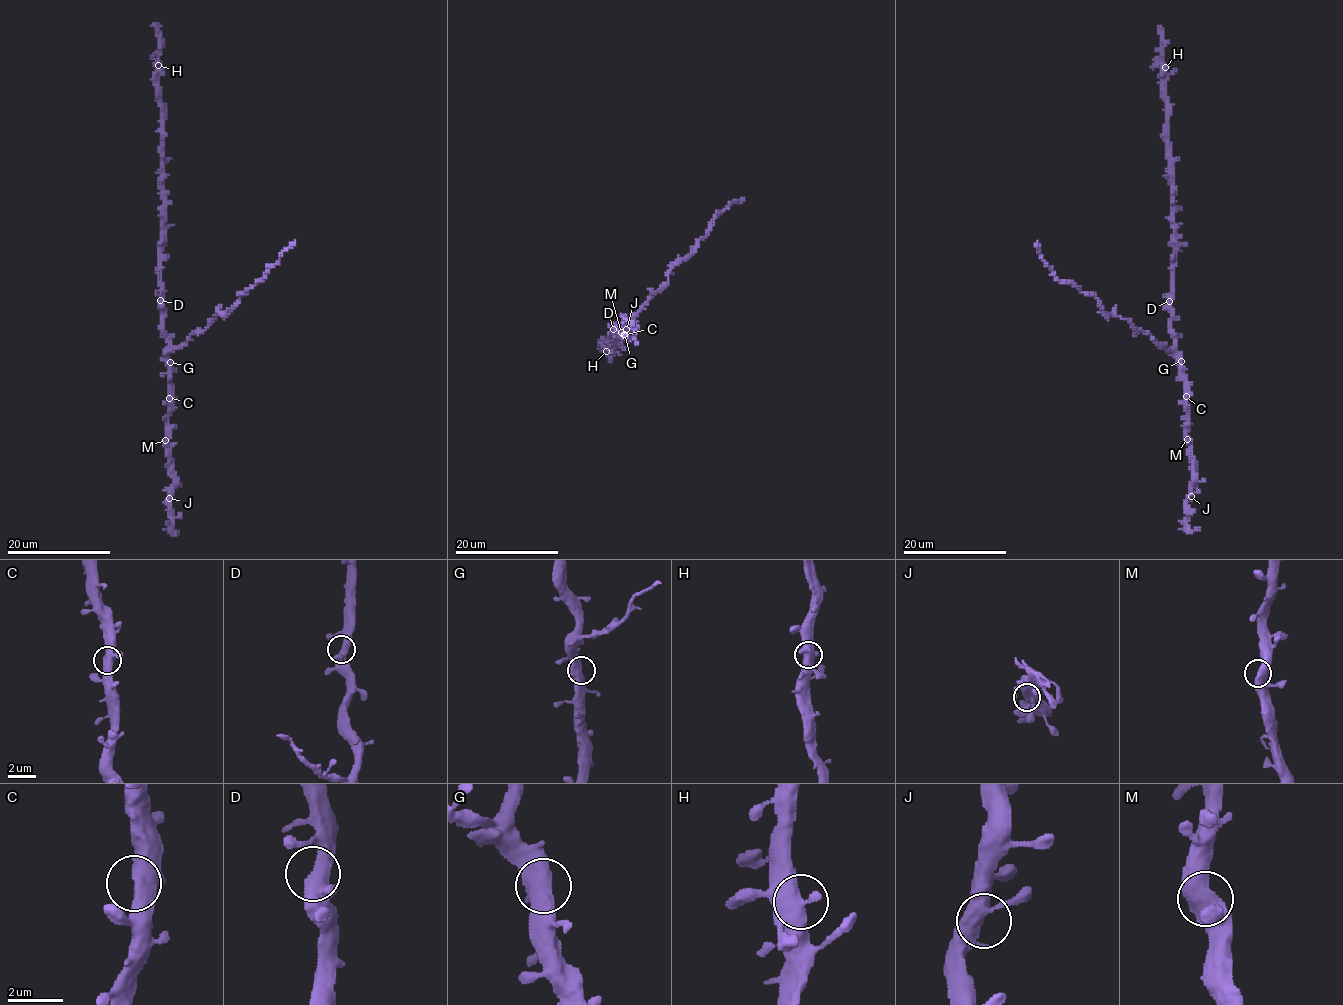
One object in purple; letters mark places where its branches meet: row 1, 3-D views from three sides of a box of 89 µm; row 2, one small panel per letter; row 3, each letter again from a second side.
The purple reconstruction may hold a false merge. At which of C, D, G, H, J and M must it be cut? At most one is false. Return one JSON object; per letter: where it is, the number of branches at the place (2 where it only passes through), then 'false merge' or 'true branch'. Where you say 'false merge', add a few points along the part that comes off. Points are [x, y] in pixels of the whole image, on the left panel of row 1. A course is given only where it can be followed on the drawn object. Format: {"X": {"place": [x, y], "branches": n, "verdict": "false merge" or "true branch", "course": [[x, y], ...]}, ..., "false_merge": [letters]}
{"C": {"place": [169, 398], "branches": 3, "verdict": "true branch"}, "D": {"place": [160, 300], "branches": 2, "verdict": "true branch"}, "G": {"place": [170, 362], "branches": 2, "verdict": "true branch"}, "H": {"place": [158, 65], "branches": 2, "verdict": "true branch"}, "J": {"place": [169, 498], "branches": 3, "verdict": "true branch"}, "M": {"place": [165, 440], "branches": 2, "verdict": "true branch"}, "false_merge": []}

